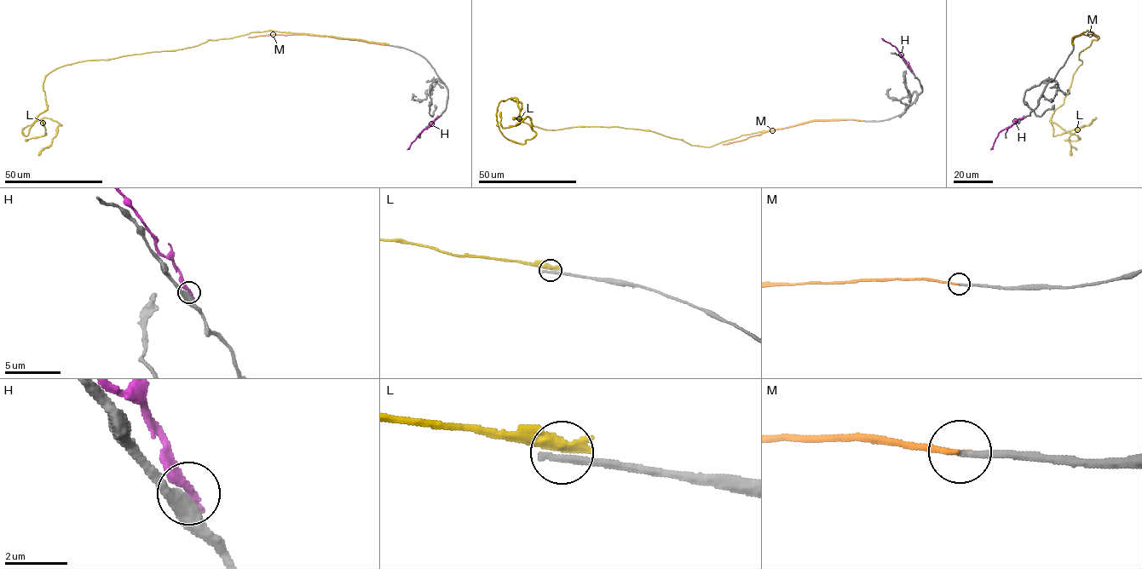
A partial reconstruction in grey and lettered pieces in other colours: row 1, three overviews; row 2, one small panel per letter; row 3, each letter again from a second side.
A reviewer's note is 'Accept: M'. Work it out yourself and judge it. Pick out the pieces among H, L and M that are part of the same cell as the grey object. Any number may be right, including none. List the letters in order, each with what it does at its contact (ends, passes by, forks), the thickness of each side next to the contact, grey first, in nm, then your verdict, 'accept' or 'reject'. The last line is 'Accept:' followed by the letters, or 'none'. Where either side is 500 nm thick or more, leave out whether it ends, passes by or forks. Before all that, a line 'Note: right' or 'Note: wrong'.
Note: right
H: 500 nm thick on the grey side, 400 nm on the other; reject
L: it ends there; 280 nm thick on the grey side, 480 nm on the other; reject
M: it ends there; 200 nm thick on the grey side, 200 nm on the other; accept
Accept: M

